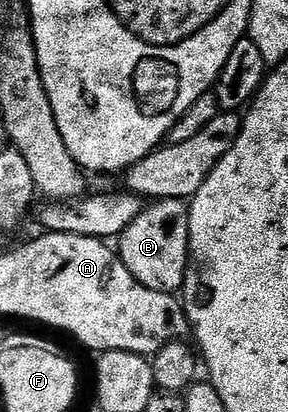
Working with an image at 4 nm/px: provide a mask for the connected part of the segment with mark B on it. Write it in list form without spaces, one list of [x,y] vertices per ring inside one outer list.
[[[156,200],[119,235],[118,256],[130,268],[134,280],[146,288],[163,294],[175,295],[184,286],[184,277],[190,274],[190,247],[188,244],[189,203],[184,200]]]

